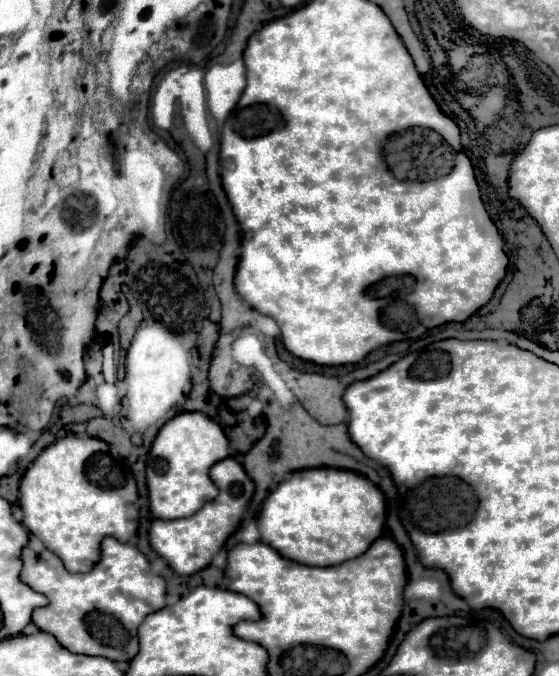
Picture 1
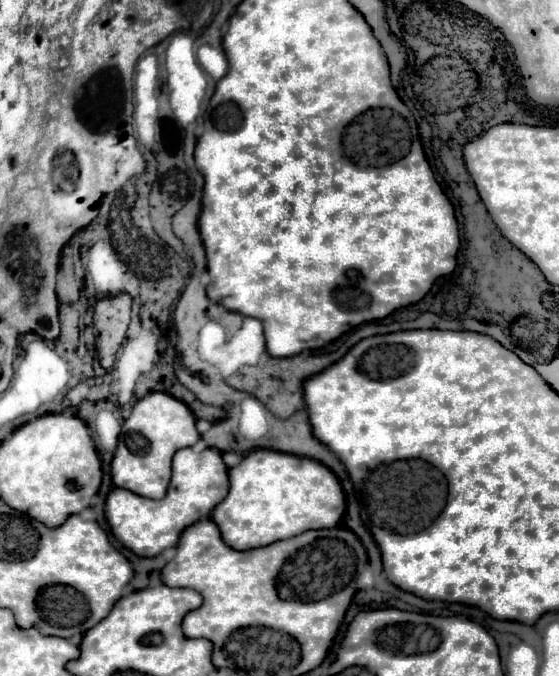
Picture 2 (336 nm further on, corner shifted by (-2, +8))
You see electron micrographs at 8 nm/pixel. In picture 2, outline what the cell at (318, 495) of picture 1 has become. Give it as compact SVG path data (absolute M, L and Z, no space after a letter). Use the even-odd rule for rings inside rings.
M257 450L229 472L229 494L215 506L213 518L231 548L253 550L299 536L307 530L335 528L347 512L341 482L317 460L277 450Z

